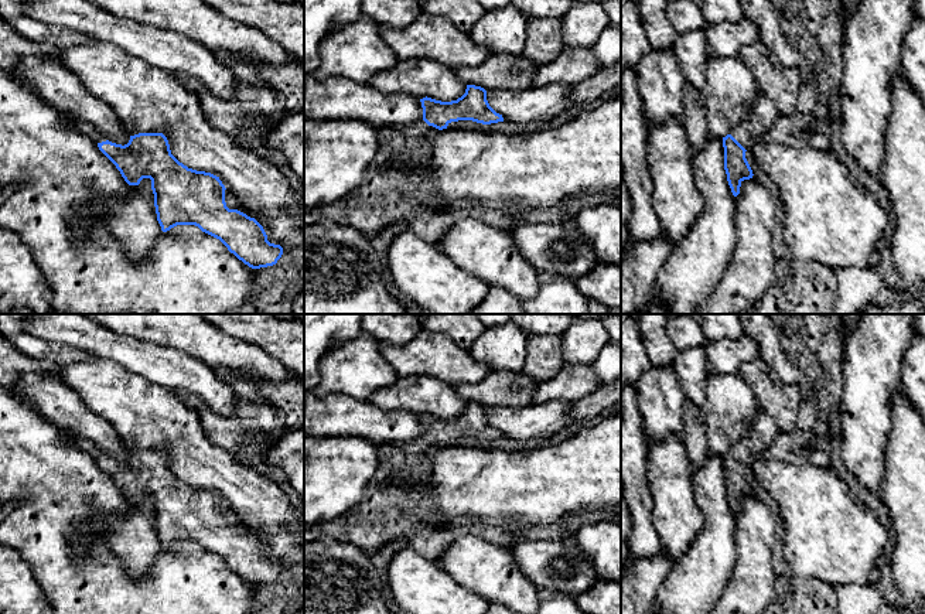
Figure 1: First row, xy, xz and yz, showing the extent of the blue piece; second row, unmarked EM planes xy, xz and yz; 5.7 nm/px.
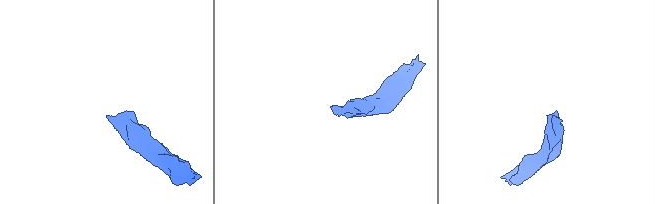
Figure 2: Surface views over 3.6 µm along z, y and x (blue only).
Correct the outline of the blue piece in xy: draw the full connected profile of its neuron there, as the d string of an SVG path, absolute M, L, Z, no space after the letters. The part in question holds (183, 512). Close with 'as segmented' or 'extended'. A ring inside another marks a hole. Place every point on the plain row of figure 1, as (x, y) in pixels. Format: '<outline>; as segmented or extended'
M62 434L98 461L129 502L139 502L143 495L151 497L163 549L177 542L195 542L219 556L252 586L273 583L281 574L283 564L267 557L255 535L226 523L226 505L219 494L180 480L163 450L129 450L129 460L122 463L109 458L86 439Z; extended

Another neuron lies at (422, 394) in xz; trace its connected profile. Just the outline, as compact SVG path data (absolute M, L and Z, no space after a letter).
M429 375L399 379L393 386L375 392L369 402L385 410L405 409L441 419L457 417L467 406L454 386Z

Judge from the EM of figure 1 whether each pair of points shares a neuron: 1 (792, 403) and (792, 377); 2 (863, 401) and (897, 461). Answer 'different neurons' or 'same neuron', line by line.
1: different neurons
2: different neurons

